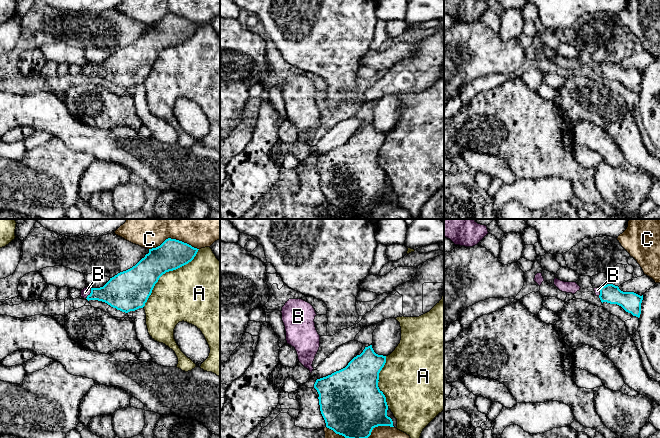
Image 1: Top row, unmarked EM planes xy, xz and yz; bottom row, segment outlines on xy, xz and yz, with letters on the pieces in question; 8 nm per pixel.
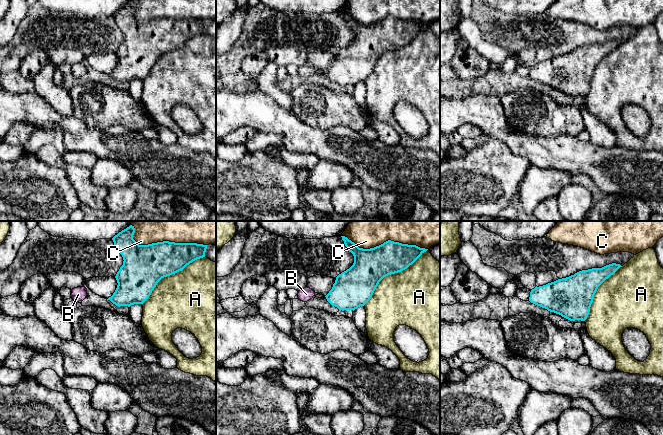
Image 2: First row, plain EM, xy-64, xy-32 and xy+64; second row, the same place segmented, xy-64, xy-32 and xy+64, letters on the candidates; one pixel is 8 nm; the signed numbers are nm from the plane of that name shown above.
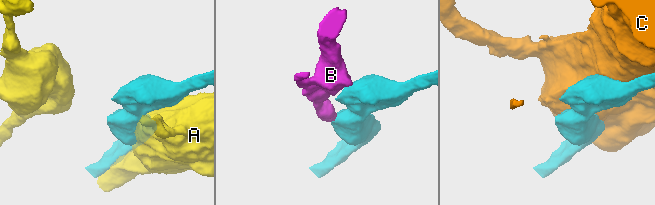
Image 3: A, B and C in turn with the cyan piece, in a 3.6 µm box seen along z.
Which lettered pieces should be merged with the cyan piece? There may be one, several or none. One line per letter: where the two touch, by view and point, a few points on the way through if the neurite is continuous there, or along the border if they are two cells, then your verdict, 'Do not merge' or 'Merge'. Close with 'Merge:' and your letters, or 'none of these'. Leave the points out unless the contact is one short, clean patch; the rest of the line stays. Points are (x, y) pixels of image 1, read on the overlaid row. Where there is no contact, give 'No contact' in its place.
A: Touches cyan at xy (166, 271). Do not merge
B: Touches cyan at xy (90, 293). Path across: xy (121, 292), (90, 293), (85, 292). Merge
C: Touches cyan at xy (173, 239). Do not merge
Merge: B

